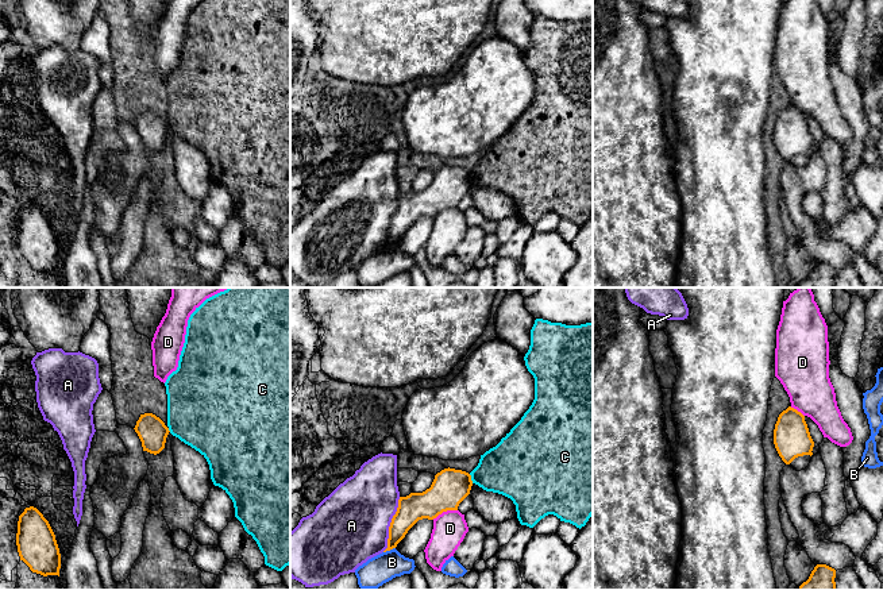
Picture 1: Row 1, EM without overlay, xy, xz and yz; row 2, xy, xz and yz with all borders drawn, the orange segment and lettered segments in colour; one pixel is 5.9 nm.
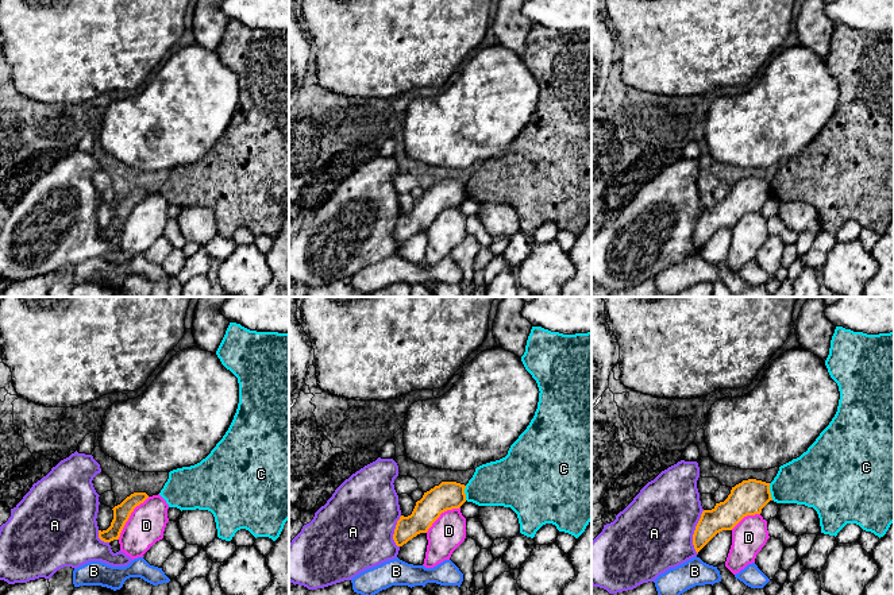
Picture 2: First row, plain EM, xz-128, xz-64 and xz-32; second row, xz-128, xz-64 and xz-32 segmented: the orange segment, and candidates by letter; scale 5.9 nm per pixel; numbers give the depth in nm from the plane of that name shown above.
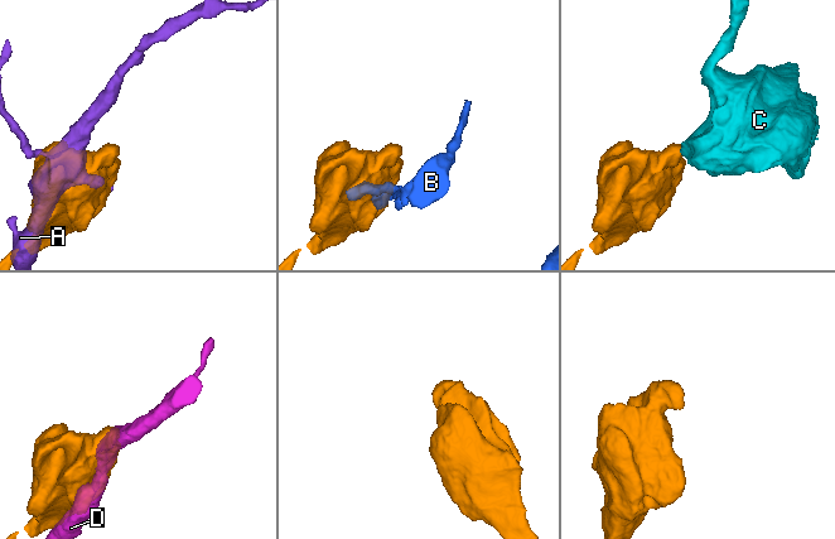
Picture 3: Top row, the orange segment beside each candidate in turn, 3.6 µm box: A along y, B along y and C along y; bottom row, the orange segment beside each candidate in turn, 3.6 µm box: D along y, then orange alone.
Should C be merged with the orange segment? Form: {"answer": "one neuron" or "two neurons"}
{"answer": "two neurons"}

